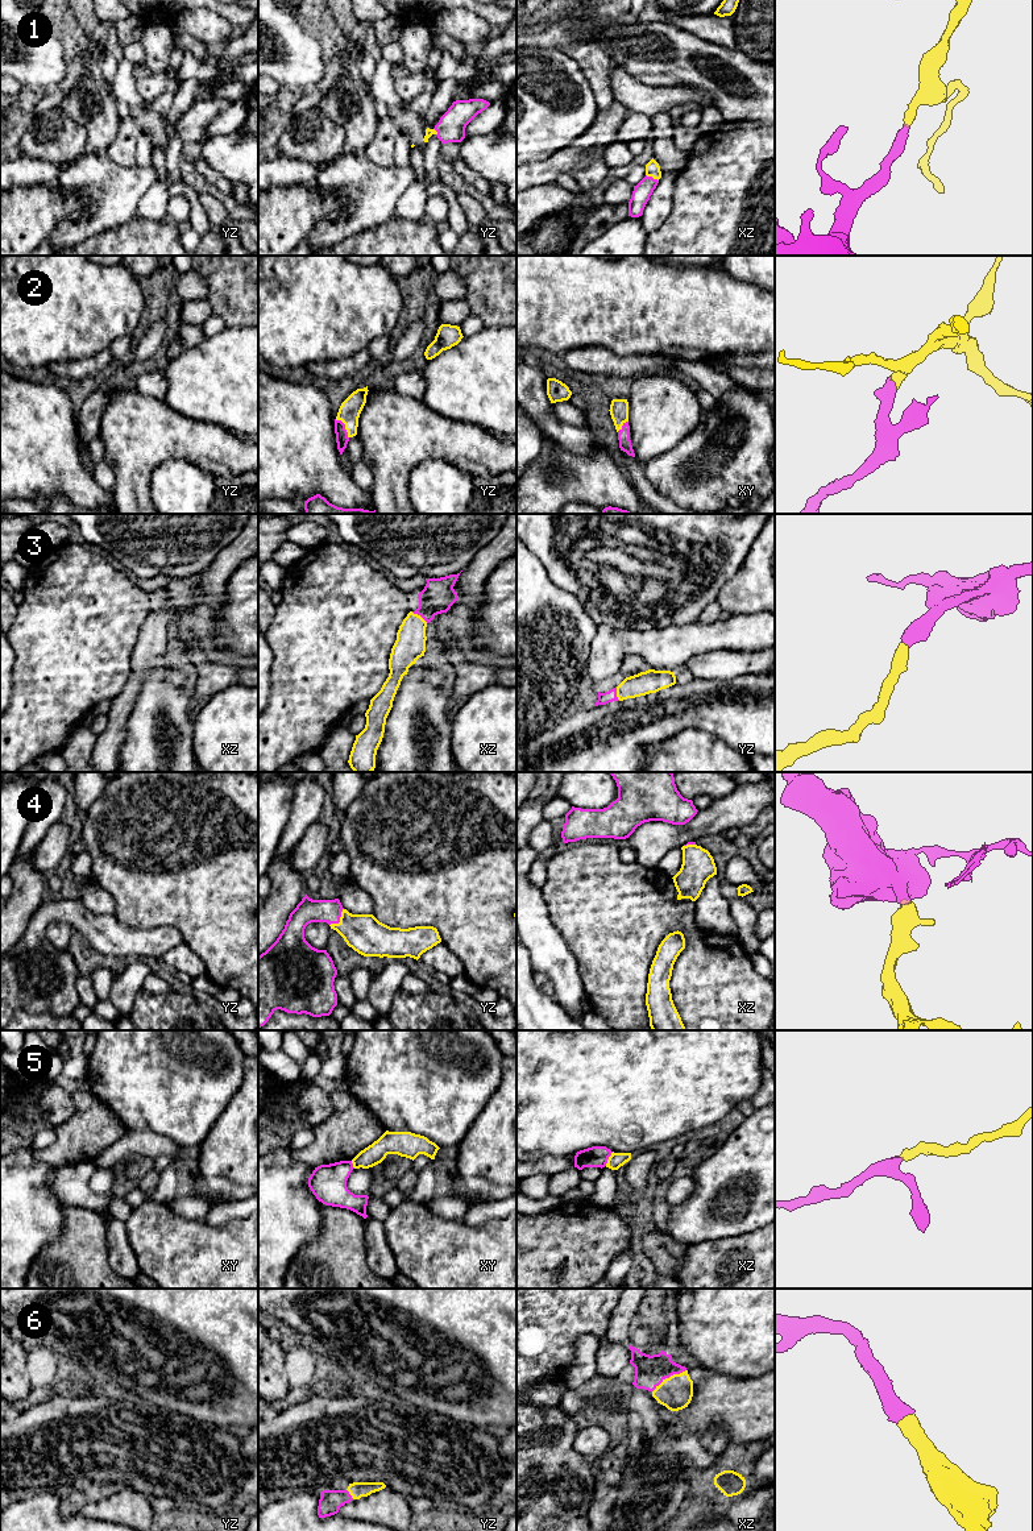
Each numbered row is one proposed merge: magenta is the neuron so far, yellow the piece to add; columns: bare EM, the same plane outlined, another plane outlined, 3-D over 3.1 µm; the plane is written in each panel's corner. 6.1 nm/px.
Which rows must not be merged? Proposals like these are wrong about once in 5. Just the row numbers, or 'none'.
5

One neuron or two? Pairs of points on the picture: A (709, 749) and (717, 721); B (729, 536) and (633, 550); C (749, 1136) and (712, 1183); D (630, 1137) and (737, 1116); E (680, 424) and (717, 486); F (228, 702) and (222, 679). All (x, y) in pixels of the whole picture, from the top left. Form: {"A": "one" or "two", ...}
{"A": "two", "B": "one", "C": "one", "D": "two", "E": "two", "F": "two"}

